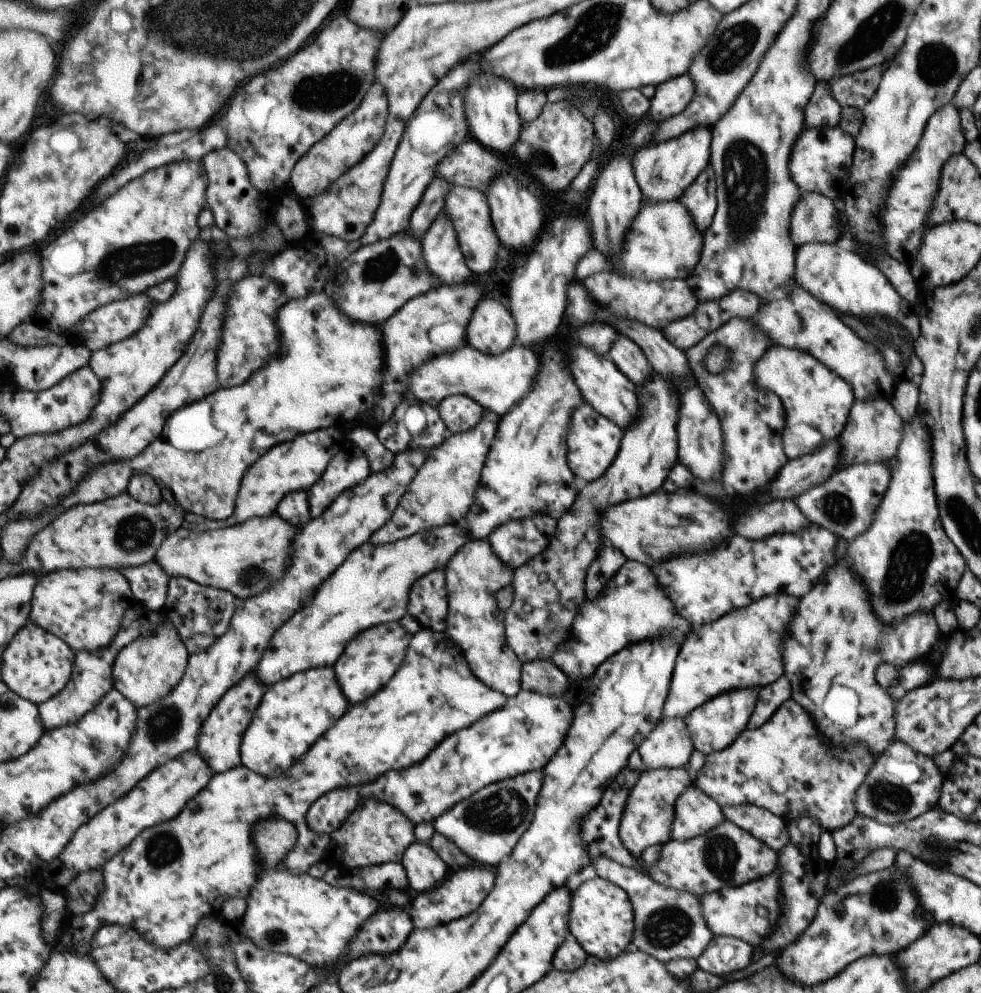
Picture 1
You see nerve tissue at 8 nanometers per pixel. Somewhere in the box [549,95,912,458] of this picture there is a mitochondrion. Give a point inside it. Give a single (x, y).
(745, 167)

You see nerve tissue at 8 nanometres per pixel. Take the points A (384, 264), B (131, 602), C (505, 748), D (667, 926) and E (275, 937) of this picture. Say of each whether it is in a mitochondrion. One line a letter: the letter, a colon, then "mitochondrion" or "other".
A: mitochondrion
B: other
C: mitochondrion
D: mitochondrion
E: mitochondrion

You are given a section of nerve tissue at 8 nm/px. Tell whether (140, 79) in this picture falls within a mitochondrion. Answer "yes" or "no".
no

